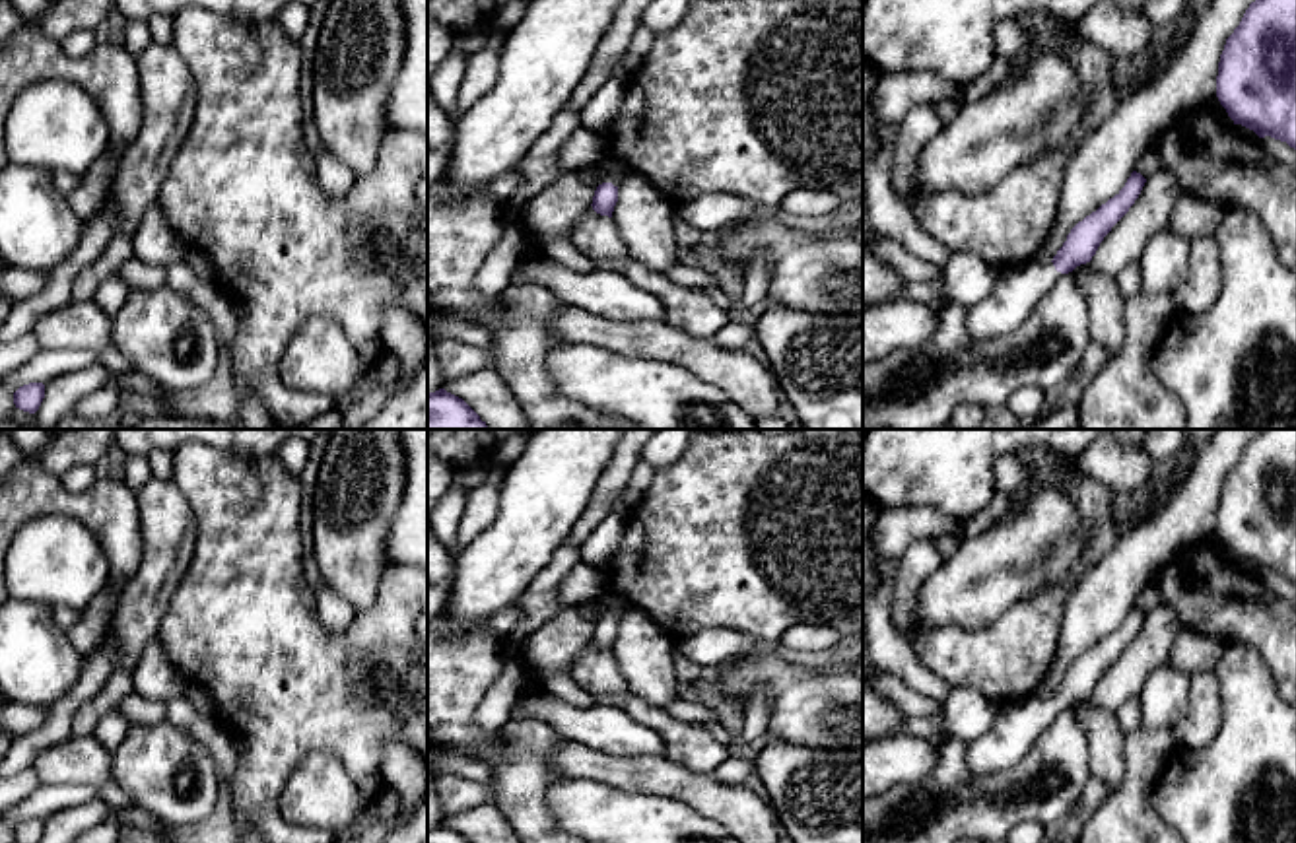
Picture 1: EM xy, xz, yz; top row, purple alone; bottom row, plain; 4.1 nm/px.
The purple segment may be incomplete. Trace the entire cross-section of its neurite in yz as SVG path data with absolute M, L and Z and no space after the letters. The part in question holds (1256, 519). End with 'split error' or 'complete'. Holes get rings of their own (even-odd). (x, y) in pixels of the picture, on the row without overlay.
M1259 429L1226 474L1216 532L1234 559L1296 585L1296 429Z; complete

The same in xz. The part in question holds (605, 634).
M606 590L602 602L606 606L606 616L597 622L591 641L597 649L612 653L618 637L618 622L633 608L633 604L614 590Z; split error

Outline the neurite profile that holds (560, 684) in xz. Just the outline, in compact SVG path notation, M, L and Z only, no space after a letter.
M554 672L546 682L546 691L581 709L591 707L595 703L595 697L581 690L573 682L569 672Z

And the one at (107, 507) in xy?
M23 462L0 484L0 604L8 598L4 559L14 534L27 521L47 515L72 517L93 534L101 552L109 559L107 590L128 581L138 571L144 550L138 503L136 493L122 482L122 478L105 472L99 474L85 491L72 493L62 486L60 476L43 470L33 462Z

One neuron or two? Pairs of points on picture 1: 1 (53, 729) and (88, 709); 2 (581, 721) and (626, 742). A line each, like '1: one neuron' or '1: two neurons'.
1: two neurons
2: one neuron

